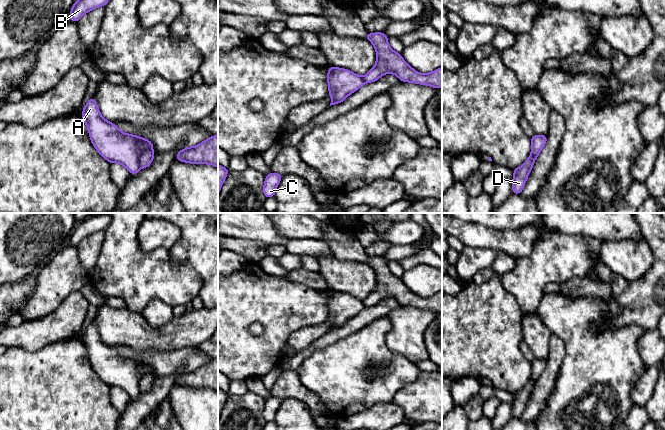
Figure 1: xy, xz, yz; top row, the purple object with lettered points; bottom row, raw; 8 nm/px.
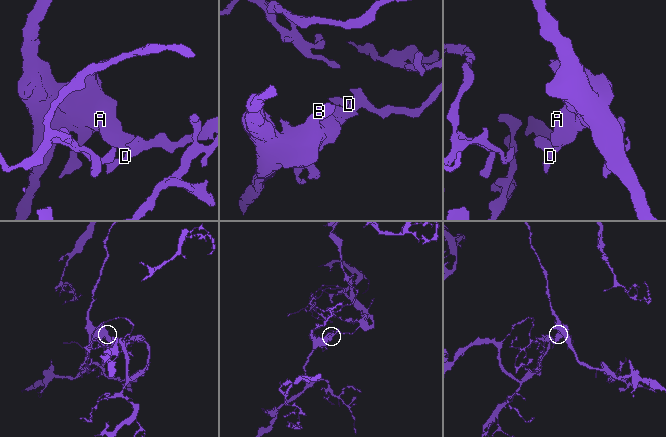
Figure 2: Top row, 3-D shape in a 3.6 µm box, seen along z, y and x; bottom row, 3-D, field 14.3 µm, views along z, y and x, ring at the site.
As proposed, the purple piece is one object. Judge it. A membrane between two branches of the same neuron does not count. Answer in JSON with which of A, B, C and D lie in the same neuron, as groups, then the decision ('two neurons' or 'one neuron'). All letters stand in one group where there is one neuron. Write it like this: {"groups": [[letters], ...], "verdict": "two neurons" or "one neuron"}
{"groups": [["A", "B", "C"], ["D"]], "verdict": "two neurons"}

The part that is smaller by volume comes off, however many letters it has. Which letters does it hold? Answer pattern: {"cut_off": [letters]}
{"cut_off": ["A", "B", "C"]}

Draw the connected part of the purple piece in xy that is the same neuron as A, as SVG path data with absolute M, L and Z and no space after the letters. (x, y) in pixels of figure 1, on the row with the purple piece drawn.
M93 97L89 98L81 114L91 143L109 163L119 163L132 175L140 170L139 159L145 151L153 150L153 143L140 136L122 132L102 117Z

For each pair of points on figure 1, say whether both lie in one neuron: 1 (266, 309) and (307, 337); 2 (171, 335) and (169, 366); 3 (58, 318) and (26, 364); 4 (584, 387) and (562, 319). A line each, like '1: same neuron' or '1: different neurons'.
1: different neurons
2: different neurons
3: different neurons
4: same neuron

